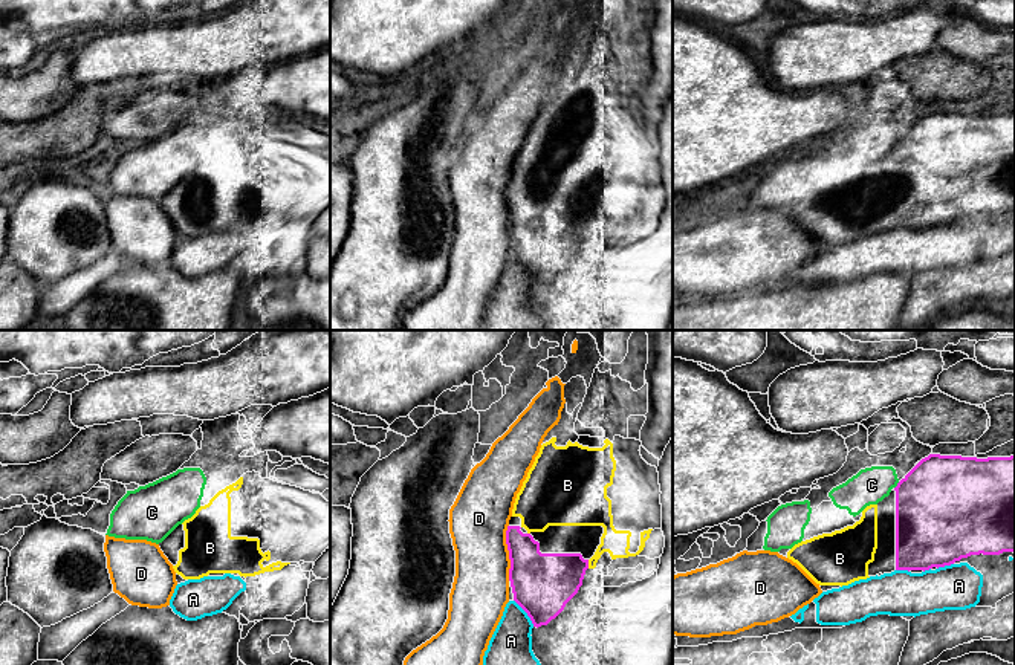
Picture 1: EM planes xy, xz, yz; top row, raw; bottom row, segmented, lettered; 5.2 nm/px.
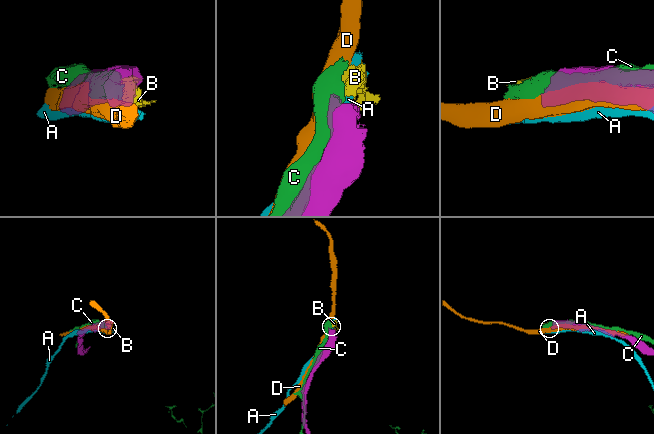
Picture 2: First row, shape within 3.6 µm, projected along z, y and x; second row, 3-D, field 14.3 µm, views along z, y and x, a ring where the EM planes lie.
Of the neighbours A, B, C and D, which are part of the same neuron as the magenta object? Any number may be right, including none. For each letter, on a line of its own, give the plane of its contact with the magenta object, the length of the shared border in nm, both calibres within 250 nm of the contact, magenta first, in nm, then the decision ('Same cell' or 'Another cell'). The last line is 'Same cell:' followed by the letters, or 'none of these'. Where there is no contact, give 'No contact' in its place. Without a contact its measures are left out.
A: Touches magenta in xz. Shared border 180 nm. Thickness 320 nm (magenta) against 220 nm. Another cell
B: Touches magenta in xz. Shared border 50 nm. Thickness 320 nm (magenta) against 140 nm. Same cell
C: Touches magenta in yz. Shared border 50 nm. Thickness 480 nm (magenta) against 190 nm. Another cell
D: Touches magenta in xz. Shared border 300 nm. Thickness 320 nm (magenta) against 320 nm. Another cell
Same cell: B

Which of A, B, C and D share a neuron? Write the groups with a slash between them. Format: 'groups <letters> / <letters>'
groups A / B / C / D

